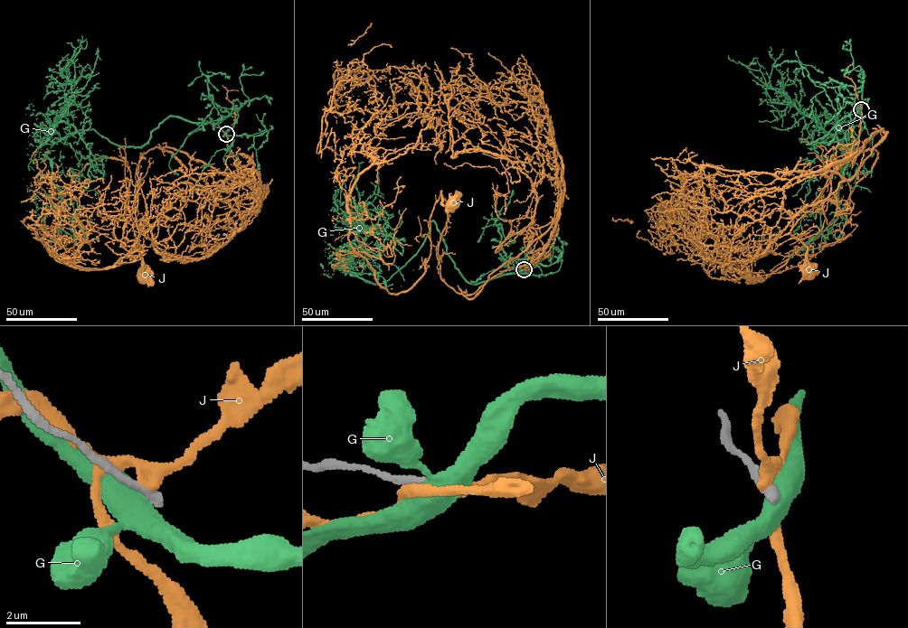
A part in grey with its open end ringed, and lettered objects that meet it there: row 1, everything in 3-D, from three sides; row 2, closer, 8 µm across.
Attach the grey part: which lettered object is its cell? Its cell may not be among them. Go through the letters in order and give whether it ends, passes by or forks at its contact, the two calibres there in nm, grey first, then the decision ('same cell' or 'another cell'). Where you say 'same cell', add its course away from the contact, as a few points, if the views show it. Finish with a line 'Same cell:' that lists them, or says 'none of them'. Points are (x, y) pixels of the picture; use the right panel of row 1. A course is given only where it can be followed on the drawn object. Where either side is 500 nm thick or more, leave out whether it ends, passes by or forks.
G: it forks there; 300 nm thick on the grey side, 440 nm on the other; another cell
J: it passes by; 300 nm thick on the grey side, 320 nm on the other; another cell
Same cell: none of them

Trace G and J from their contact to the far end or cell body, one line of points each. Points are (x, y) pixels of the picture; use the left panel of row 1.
G: (226, 133), (169, 116), (138, 147), (93, 129), (70, 133), (47, 156), (72, 239), (43, 196), (39, 217)
J: (226, 133), (236, 175), (174, 148), (154, 147), (139, 157), (137, 176), (146, 209), (137, 248), (142, 276)

